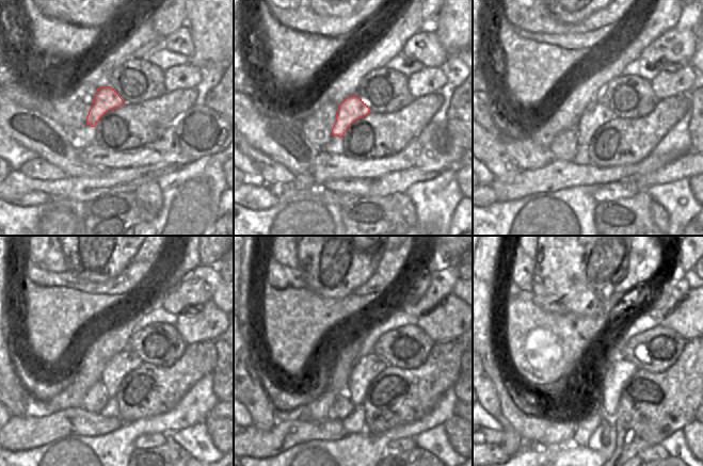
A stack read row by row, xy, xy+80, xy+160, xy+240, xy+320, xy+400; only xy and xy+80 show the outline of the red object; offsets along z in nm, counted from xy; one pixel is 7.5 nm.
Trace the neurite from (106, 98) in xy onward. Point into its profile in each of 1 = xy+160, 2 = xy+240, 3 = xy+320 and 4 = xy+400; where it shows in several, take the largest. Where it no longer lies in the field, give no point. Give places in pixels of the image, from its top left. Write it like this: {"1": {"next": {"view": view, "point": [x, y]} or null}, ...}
{"1": {"next": {"view": "xy+160", "point": [595, 115]}}, "2": {"next": {"view": "xy+240", "point": [125, 362]}}, "3": {"next": {"view": "xy+320", "point": [367, 367]}}, "4": {"next": {"view": "xy+400", "point": [613, 376]}}}

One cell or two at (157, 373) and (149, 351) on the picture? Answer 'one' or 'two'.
two

